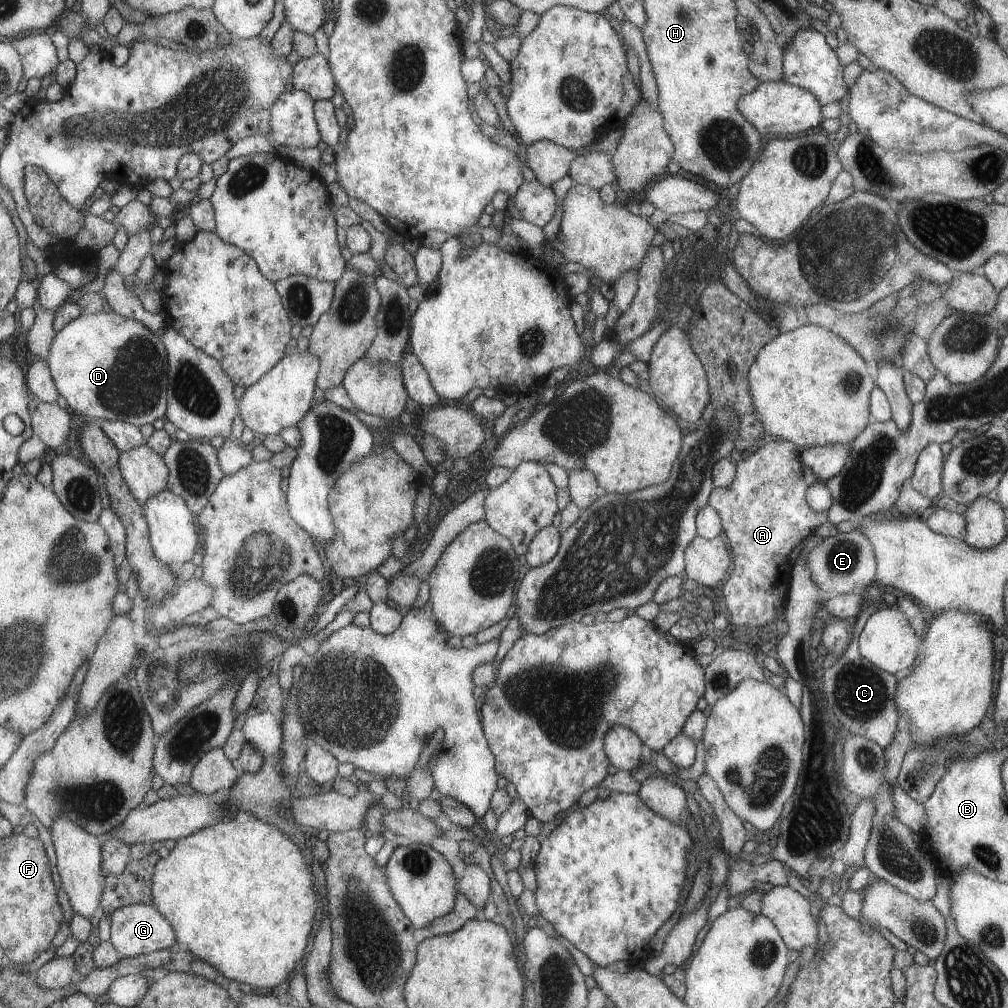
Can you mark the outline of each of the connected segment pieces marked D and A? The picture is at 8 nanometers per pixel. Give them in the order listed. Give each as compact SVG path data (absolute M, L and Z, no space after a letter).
M101 310L96 314L87 312L57 333L46 360L55 384L72 412L90 416L93 420L125 421L139 427L161 418L167 410L168 353L161 338L133 318L125 318L113 310Z
M777 439L771 441L764 445L763 447L757 449L753 454L748 456L745 460L735 459L736 471L733 480L729 483L729 486L726 487L713 487L712 494L709 495L709 500L707 506L716 510L719 514L720 525L722 526L722 534L726 536L726 542L729 543L729 548L733 552L733 568L729 573L728 579L726 582L722 583L720 587L717 588L717 592L721 592L723 596L723 602L727 612L729 612L729 618L731 625L733 626L745 626L745 628L761 628L765 624L769 624L771 620L775 618L780 618L784 614L783 604L785 600L788 600L788 584L789 584L789 572L791 572L792 559L791 553L793 548L797 548L800 544L800 541L804 537L807 537L812 531L817 528L820 524L823 524L828 521L827 512L813 512L807 504L805 504L805 490L813 484L813 482L819 482L815 477L815 474L811 472L810 468L805 468L801 464L801 456L799 456L799 450L792 450L791 444L787 441Z

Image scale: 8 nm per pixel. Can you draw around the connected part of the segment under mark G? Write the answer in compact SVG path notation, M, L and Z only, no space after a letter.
M129 904L125 908L115 910L110 920L110 941L122 957L134 957L156 950L173 949L176 944L176 934L173 932L172 925L164 916L161 916L160 912L157 912L153 904Z

